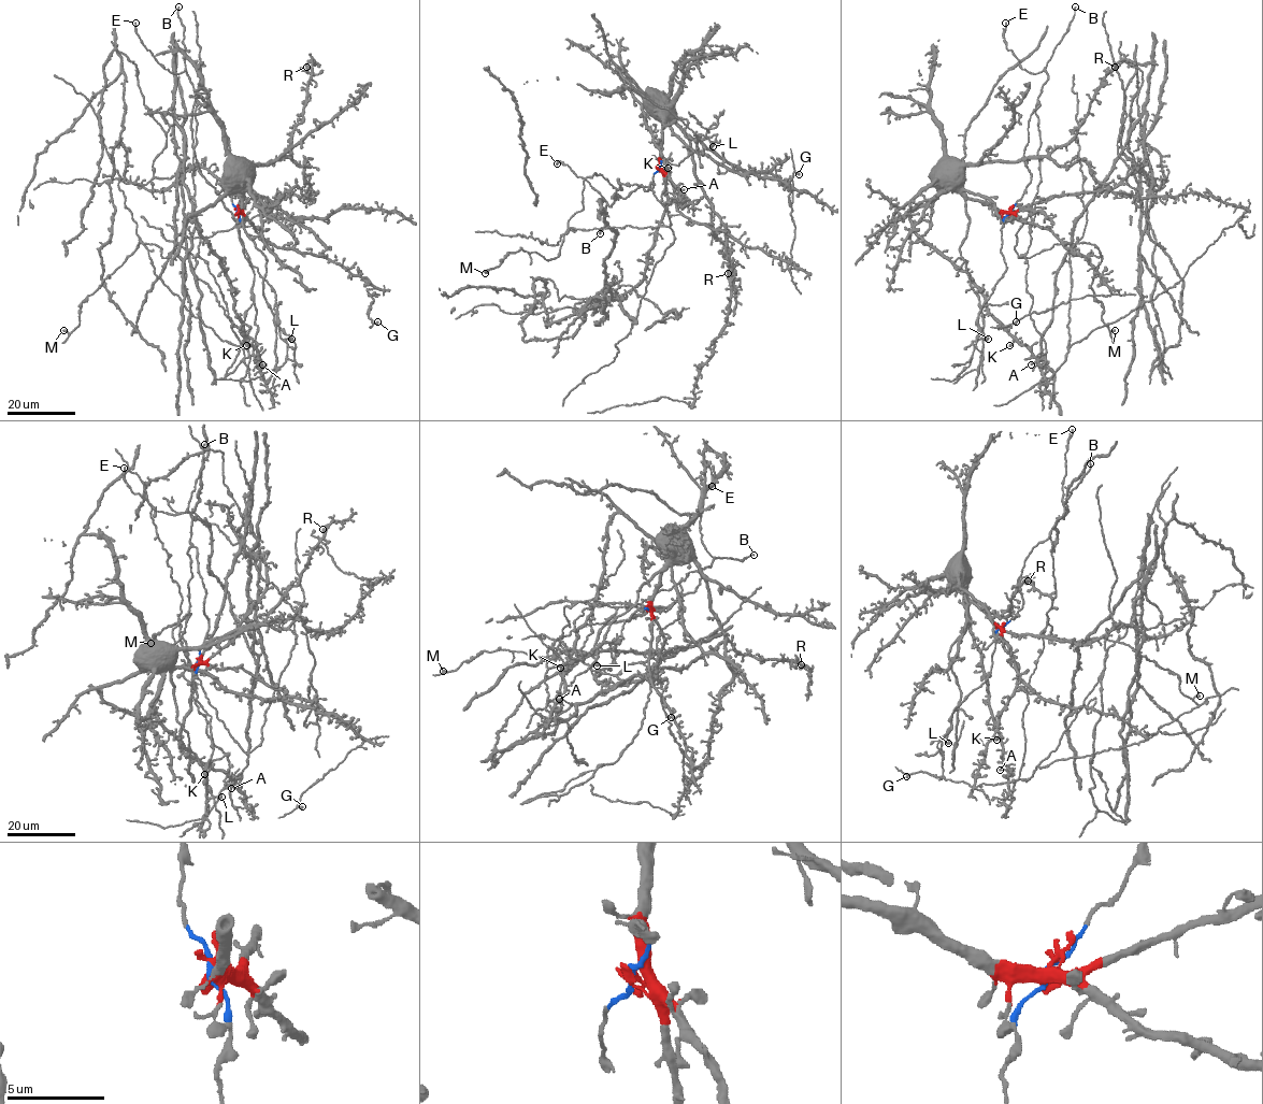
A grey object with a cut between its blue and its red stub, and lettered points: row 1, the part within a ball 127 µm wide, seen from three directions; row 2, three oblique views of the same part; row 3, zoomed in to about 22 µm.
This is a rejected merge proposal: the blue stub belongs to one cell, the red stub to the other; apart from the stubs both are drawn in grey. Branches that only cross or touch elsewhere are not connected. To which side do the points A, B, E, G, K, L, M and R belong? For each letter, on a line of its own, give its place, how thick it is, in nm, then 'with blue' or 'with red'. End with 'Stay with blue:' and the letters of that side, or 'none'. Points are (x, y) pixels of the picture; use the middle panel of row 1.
A: at (684, 189); 280 nm thick; with red
B: at (600, 233); 180 nm thick; with blue
E: at (557, 163); 220 nm thick; with blue
G: at (799, 174); 440 nm thick; with red
K: at (668, 168); 340 nm thick; with red
L: at (713, 146); 650 nm thick; with blue
M: at (485, 273); 550 nm thick; with blue
R: at (728, 273); 550 nm thick; with red
Stay with blue: B, E, L, M

